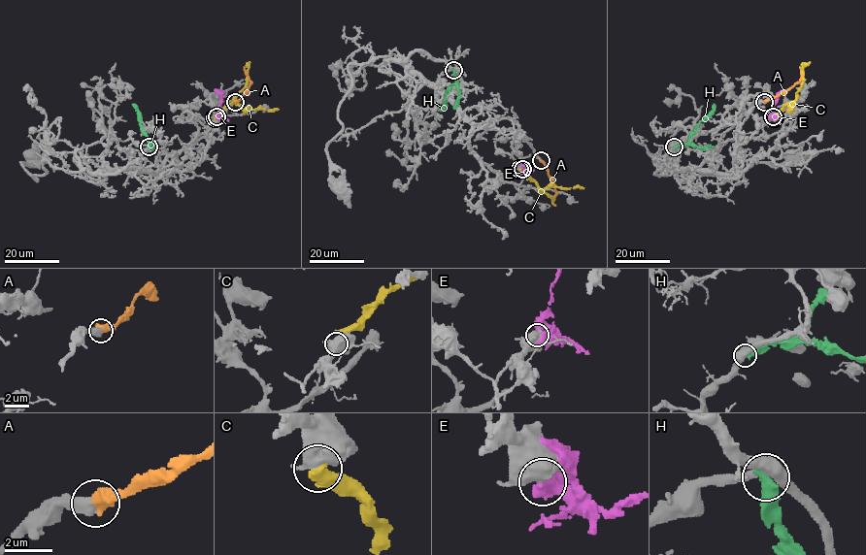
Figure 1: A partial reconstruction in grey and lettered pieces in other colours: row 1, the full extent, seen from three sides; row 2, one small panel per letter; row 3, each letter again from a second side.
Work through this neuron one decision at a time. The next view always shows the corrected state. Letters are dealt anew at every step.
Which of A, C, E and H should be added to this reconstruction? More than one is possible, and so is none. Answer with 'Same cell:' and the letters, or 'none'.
Same cell: A

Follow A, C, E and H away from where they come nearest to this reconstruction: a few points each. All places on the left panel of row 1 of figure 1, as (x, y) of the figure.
A: (235, 102), (250, 83), (244, 67)
C: (215, 117), (246, 83), (249, 62)
E: (216, 116), (221, 95), (214, 90)
H: (149, 147), (149, 143), (142, 130), (138, 110), (132, 104)

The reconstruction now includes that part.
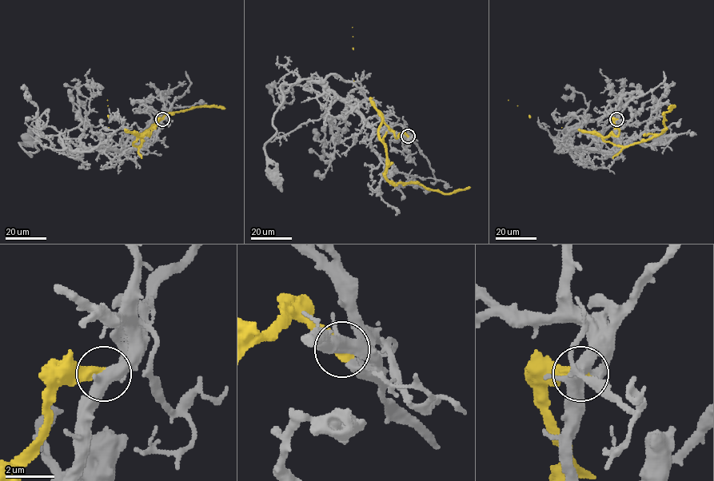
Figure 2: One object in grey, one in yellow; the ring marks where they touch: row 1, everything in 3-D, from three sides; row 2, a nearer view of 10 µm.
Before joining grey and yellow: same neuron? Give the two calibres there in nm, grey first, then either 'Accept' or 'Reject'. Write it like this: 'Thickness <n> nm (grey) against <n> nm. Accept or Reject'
Thickness 400 nm (grey) against 480 nm. Reject

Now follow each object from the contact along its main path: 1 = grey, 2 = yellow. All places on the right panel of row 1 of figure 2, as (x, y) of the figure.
1: (616, 119), (613, 149), (560, 149), (564, 141), (587, 153), (613, 156), (627, 144), (650, 144), (656, 138)
2: (616, 119), (619, 134), (603, 138), (628, 145), (659, 135), (665, 129), (664, 113), (674, 106), (668, 108)

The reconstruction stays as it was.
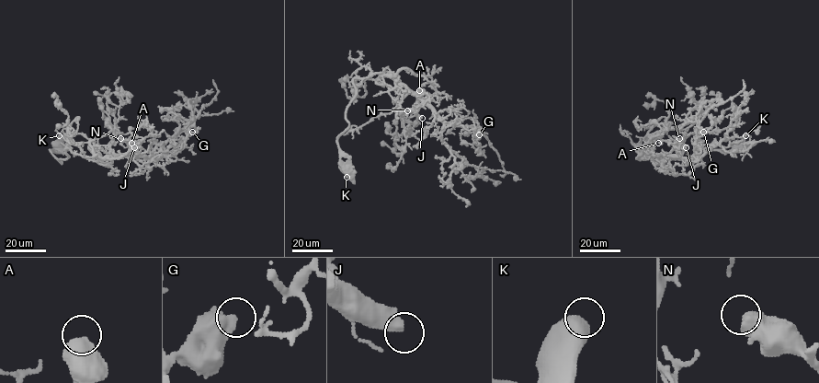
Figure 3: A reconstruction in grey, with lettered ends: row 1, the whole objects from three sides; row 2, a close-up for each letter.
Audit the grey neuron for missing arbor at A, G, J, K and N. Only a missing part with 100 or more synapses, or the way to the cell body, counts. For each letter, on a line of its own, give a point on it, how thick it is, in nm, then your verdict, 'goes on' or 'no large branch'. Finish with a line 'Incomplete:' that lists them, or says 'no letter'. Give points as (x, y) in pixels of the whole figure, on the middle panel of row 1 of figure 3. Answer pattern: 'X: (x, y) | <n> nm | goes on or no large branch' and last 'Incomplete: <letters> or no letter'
A: (419, 90) | 650 nm | no large branch
G: (479, 134) | 600 nm | no large branch
J: (422, 118) | 500 nm | goes on
K: (346, 177) | 700 nm | no large branch
N: (407, 110) | 650 nm | no large branch
Incomplete: J

